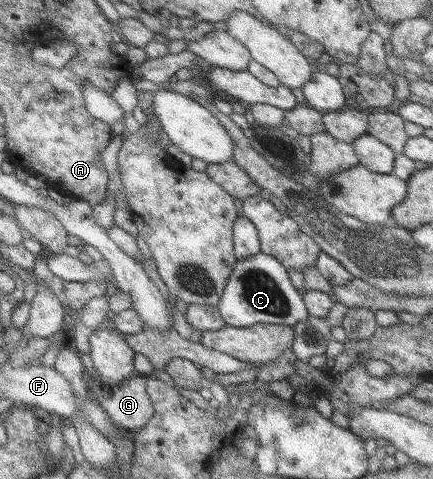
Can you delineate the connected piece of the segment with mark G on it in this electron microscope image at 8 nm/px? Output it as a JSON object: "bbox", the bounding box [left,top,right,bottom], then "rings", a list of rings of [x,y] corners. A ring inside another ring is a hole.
{"bbox":[99,374,154,434],"rings":[[[139,374],[109,388],[99,404],[112,423],[128,434],[141,429],[154,414],[146,378]]]}

